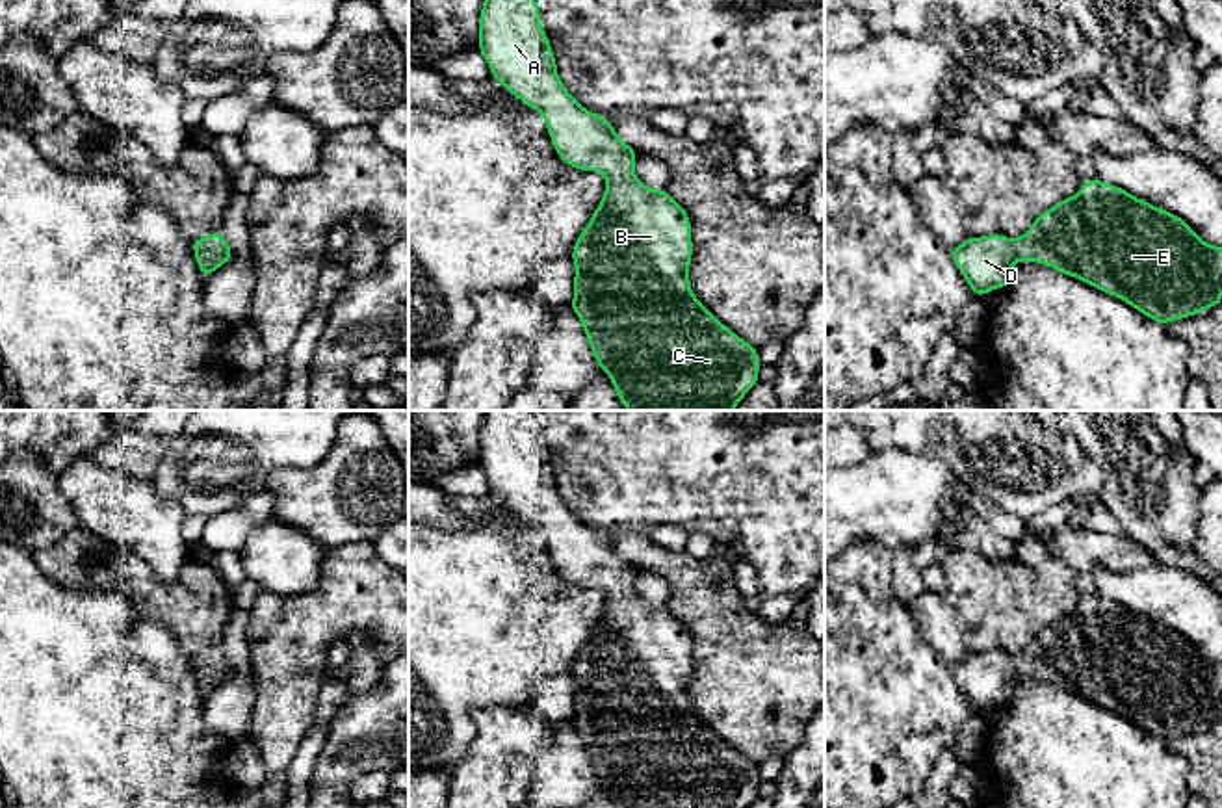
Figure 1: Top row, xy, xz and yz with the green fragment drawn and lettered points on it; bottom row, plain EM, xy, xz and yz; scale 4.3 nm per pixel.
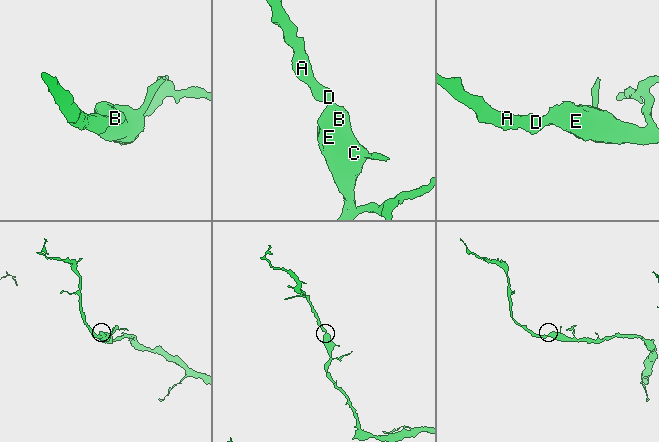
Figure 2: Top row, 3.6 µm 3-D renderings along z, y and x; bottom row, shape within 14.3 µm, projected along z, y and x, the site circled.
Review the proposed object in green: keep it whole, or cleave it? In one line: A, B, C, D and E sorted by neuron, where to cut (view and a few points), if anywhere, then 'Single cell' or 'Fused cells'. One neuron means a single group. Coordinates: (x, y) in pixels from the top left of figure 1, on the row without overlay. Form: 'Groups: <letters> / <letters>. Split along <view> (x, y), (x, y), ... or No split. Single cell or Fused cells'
Groups: A B C D E. No split. Single cell

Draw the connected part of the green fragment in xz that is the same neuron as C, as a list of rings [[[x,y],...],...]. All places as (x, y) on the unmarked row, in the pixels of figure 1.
[[[485,411],[477,466],[487,474],[490,492],[542,531],[555,568],[566,581],[607,594],[600,620],[572,663],[576,693],[570,724],[581,736],[598,784],[611,793],[615,808],[754,804],[761,782],[758,765],[709,730],[691,706],[687,628],[665,606],[635,594],[635,565],[617,552],[605,531],[583,524],[563,502],[537,416],[531,411]]]

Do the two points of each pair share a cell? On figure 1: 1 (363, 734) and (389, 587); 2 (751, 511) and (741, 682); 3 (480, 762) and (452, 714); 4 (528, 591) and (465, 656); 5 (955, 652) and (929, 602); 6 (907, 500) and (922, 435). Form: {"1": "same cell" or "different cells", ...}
{"1": "different cells", "2": "different cells", "3": "different cells", "4": "same cell", "5": "same cell", "6": "different cells"}

